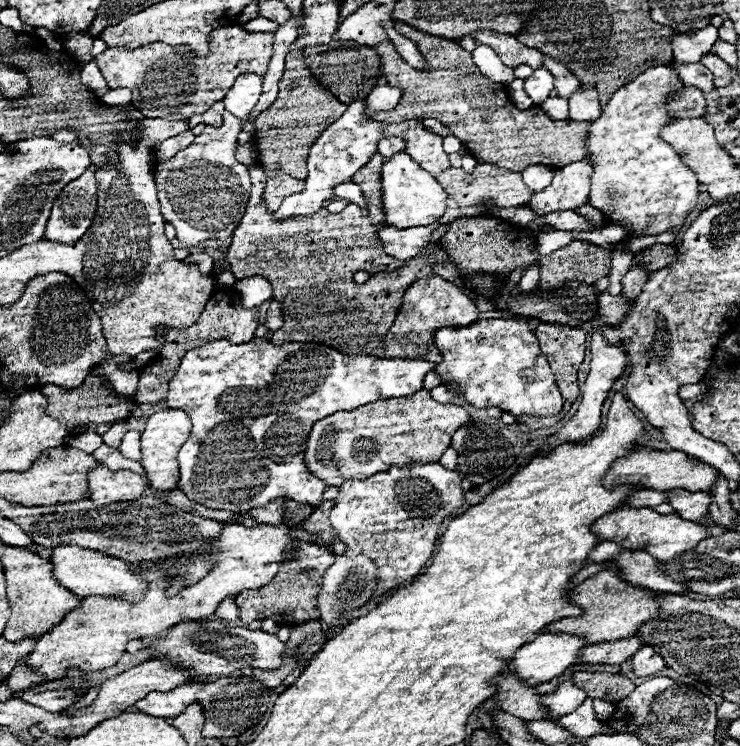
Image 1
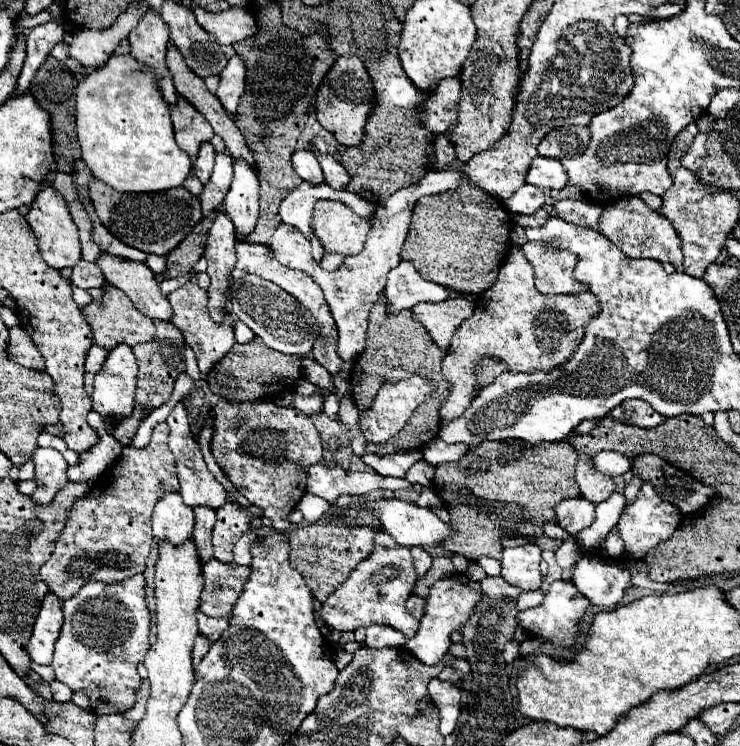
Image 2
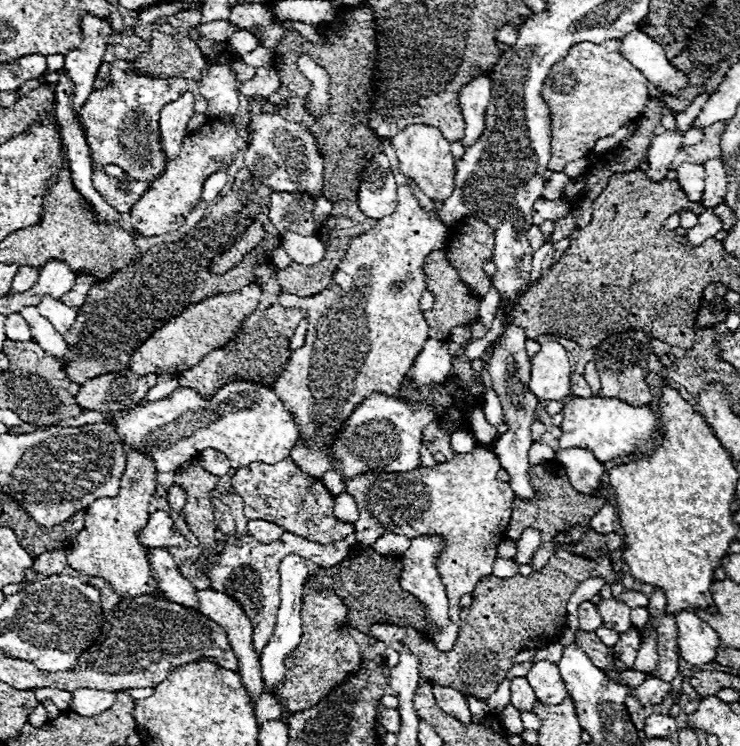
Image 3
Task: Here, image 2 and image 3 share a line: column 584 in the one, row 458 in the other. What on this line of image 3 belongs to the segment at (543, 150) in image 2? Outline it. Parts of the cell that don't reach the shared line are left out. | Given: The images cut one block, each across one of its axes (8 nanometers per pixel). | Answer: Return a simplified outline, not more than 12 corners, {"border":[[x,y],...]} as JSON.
{"border":[[128,452],[120,494],[86,508],[66,552],[122,598],[162,596],[138,532],[156,468]]}

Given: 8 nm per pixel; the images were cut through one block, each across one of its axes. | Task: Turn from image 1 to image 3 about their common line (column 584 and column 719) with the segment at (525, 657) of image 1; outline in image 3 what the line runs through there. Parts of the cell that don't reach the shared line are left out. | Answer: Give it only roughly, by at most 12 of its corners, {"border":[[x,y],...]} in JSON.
{"border":[[694,612],[676,614],[680,656],[688,664],[714,662],[720,644]]}

